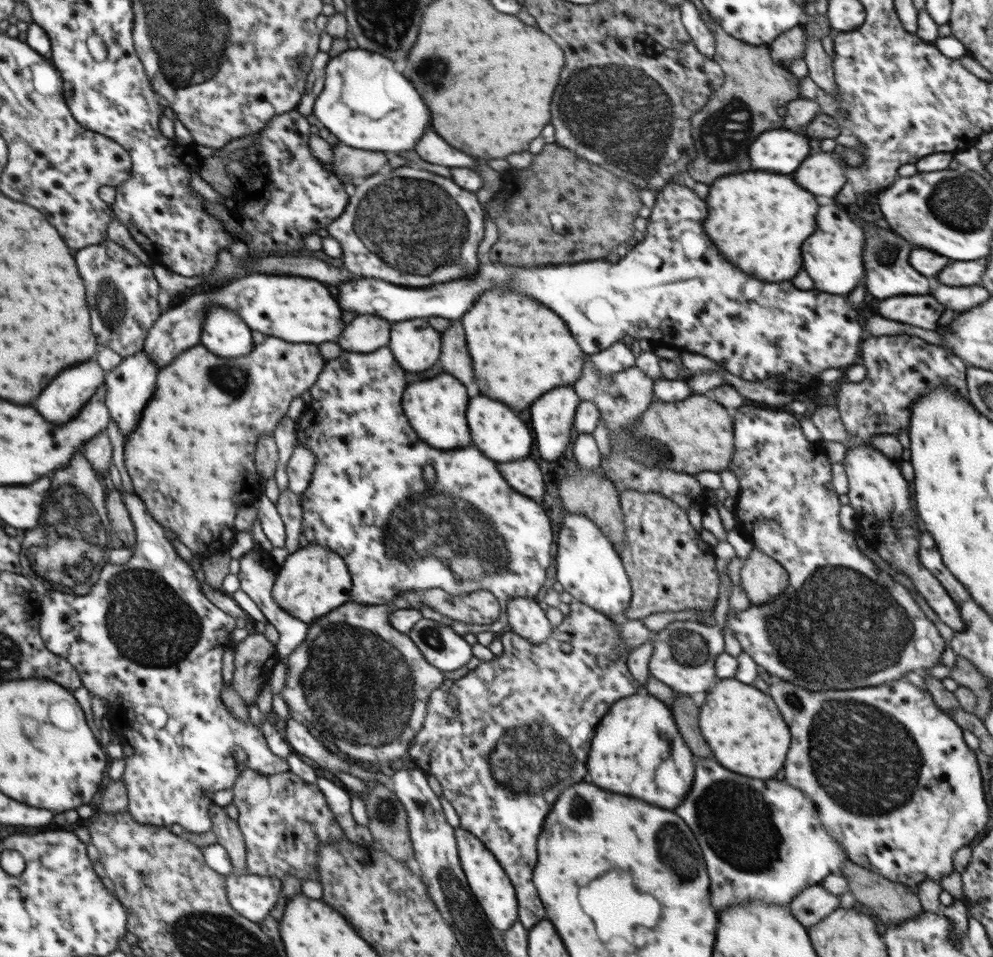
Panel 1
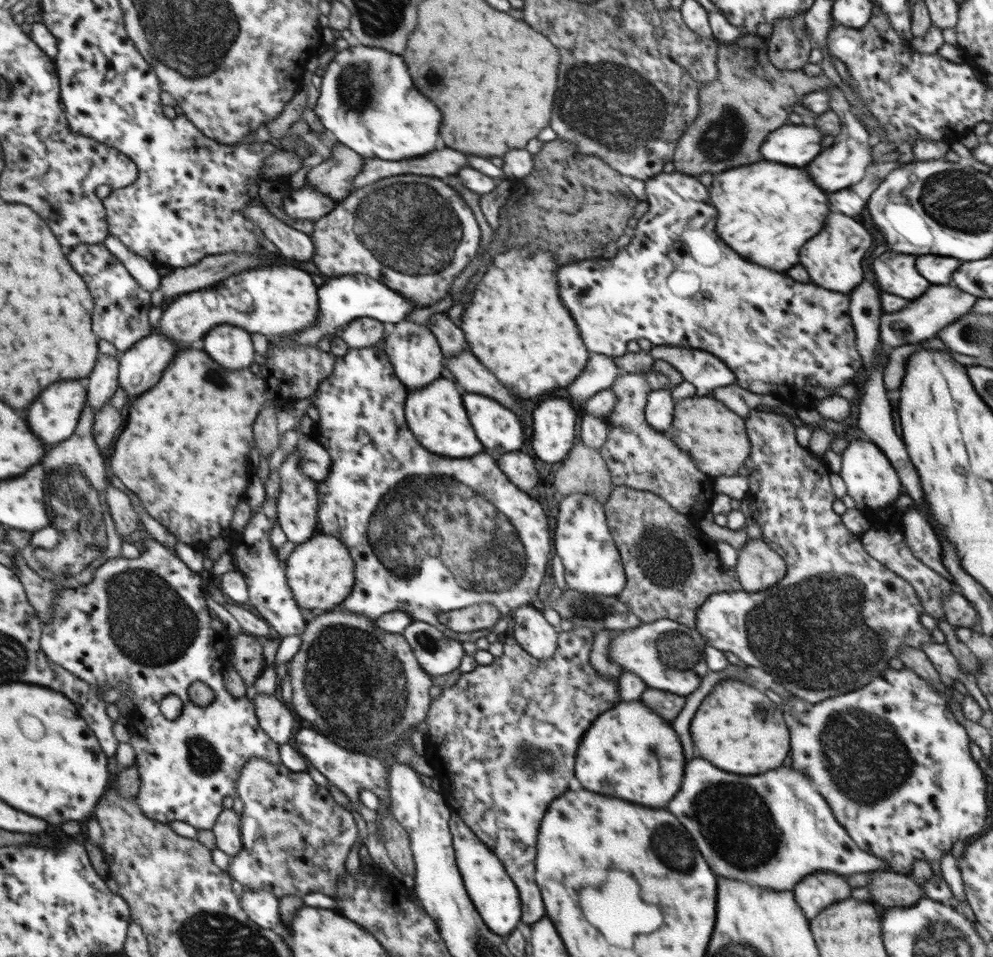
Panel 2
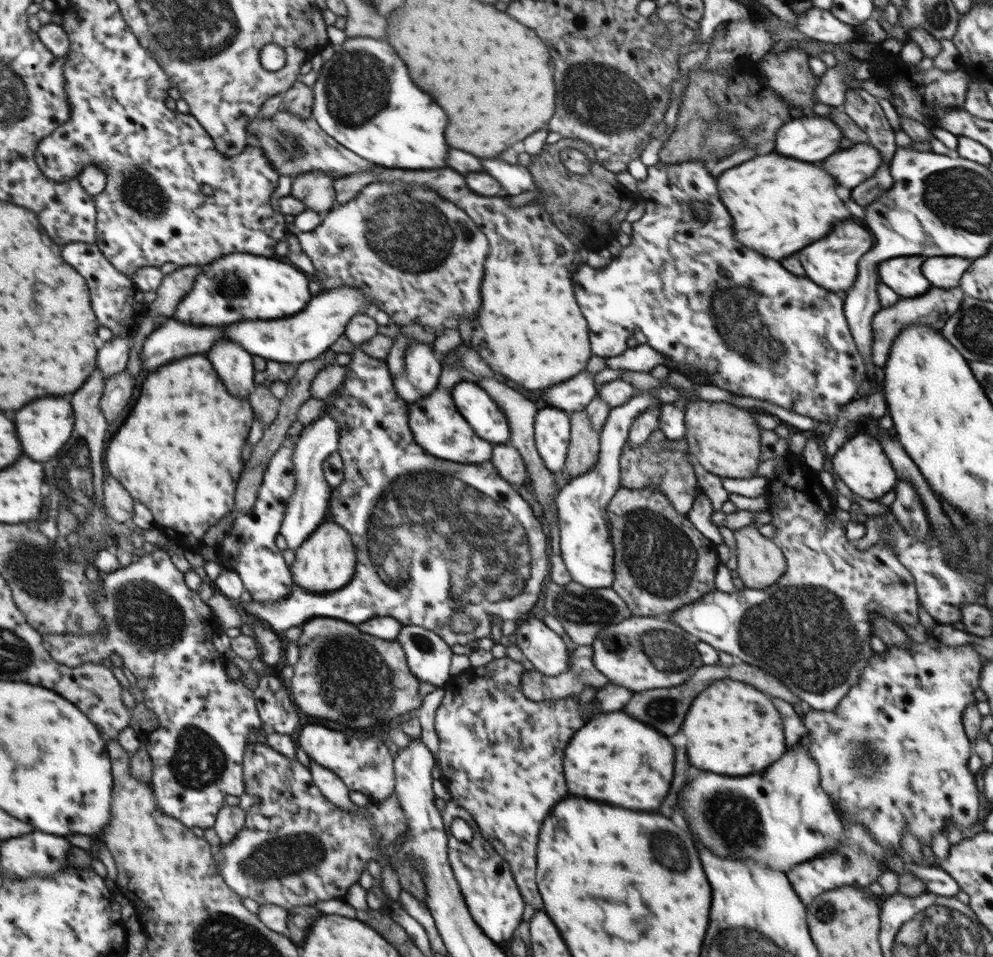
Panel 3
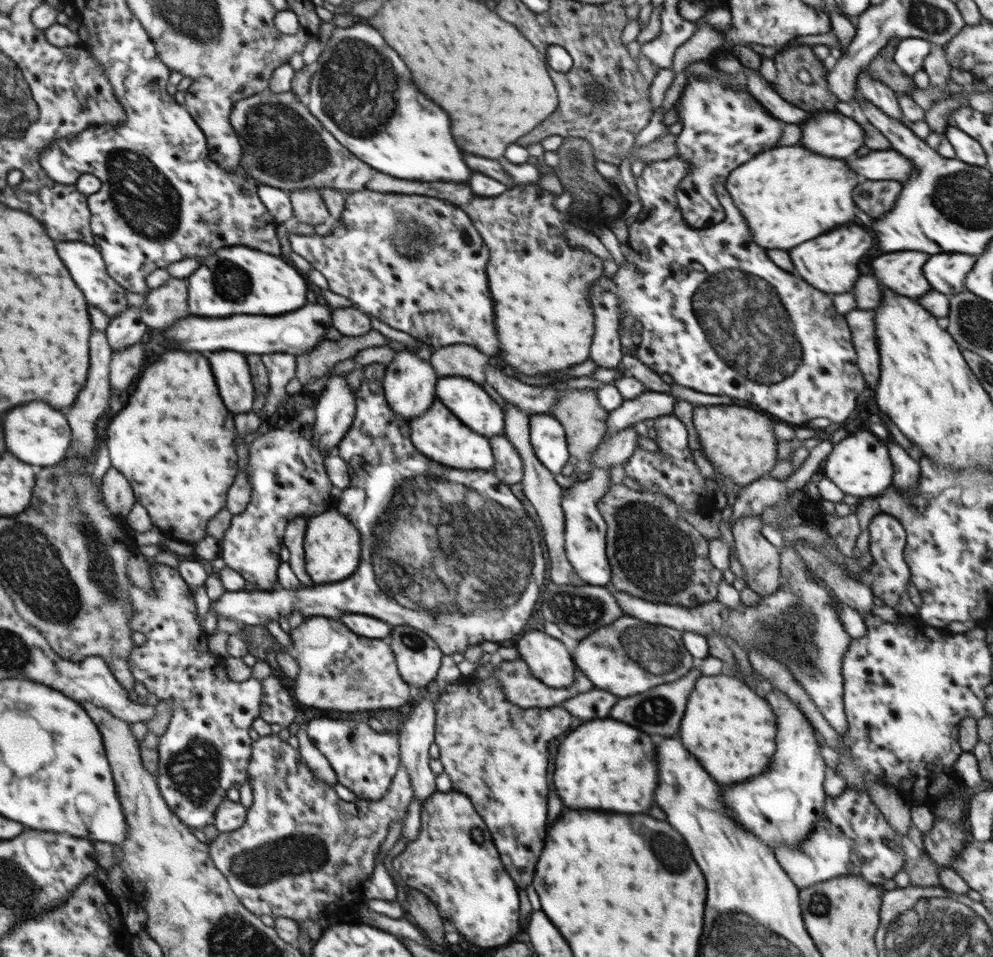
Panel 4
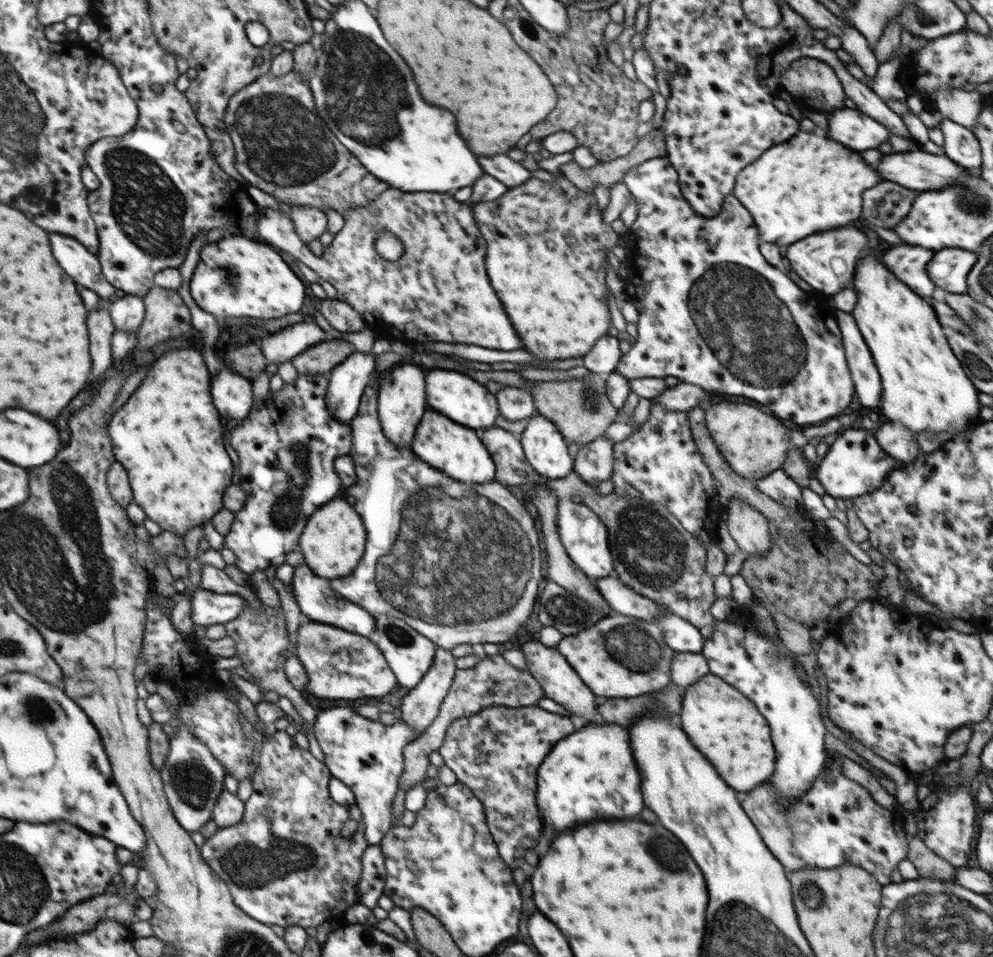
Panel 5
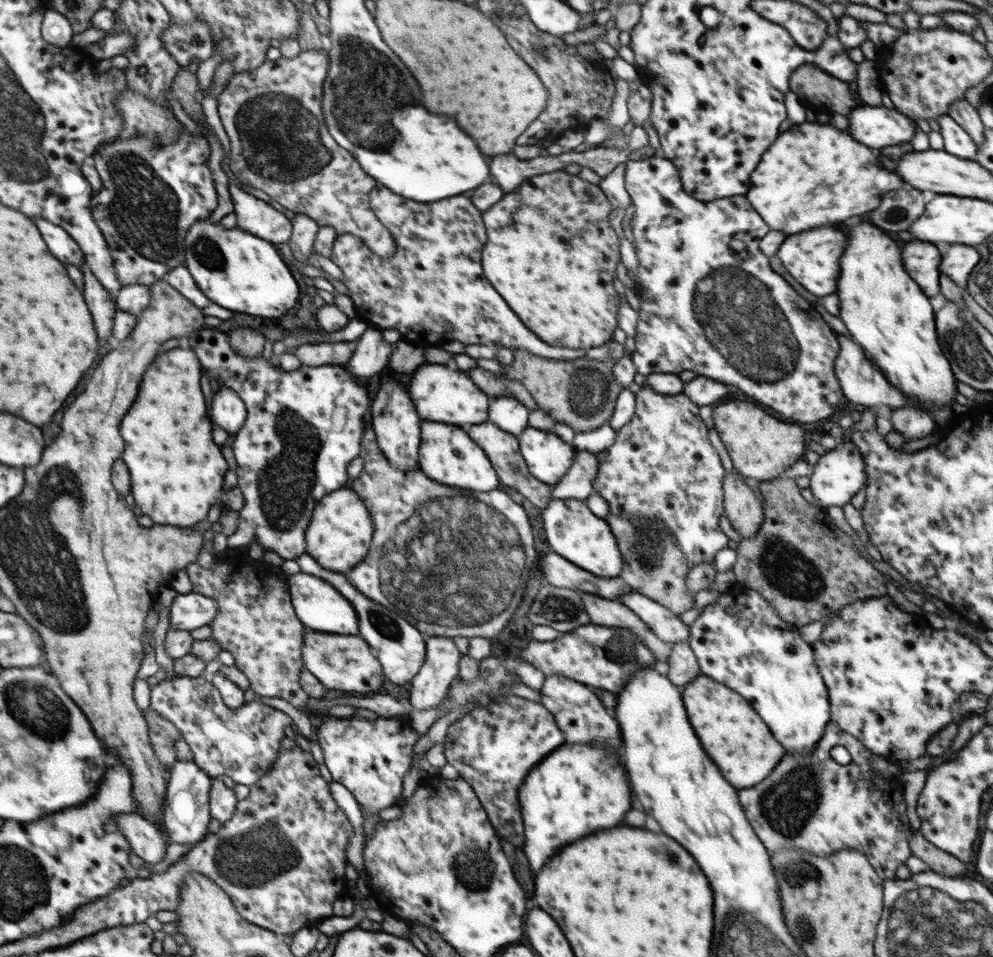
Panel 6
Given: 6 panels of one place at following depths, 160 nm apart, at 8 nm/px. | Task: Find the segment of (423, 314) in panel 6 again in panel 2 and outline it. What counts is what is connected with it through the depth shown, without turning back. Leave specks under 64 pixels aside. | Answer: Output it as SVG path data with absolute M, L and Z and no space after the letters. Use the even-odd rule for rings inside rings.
M404 174L349 192L334 210L316 221L311 236L316 248L312 262L332 278L362 273L385 282L422 308L446 298L454 278L472 264L480 238L476 218L456 190L438 178Z

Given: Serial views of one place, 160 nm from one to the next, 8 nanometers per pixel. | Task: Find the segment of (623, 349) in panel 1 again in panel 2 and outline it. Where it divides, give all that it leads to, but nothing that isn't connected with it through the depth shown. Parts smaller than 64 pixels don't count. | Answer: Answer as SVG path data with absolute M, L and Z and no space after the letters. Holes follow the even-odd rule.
M591 353L584 370L566 389L573 402L588 402L594 394L612 387L616 377L621 374L614 357Z

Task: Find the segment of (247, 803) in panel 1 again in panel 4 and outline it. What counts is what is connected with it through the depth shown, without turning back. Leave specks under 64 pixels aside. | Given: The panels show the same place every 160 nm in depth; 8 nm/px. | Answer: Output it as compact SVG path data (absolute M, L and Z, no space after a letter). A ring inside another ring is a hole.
M268 735L260 737L252 744L252 758L248 762L248 781L253 792L253 805L247 809L247 817L244 824L234 832L219 833L215 840L210 841L210 858L214 860L214 867L226 878L230 884L231 890L236 894L240 904L248 911L252 911L255 915L286 917L299 922L300 920L308 920L314 918L316 914L324 914L327 910L336 910L340 908L344 910L344 906L352 904L352 902L362 902L364 900L363 883L372 877L374 872L375 856L381 844L388 836L389 826L395 820L404 820L408 814L408 807L413 801L413 790L410 784L410 777L405 771L405 766L399 765L399 769L394 775L392 784L389 786L387 793L377 801L364 802L360 798L354 801L346 802L341 799L334 788L326 784L321 778L317 778L310 767L304 762L298 750L294 749L289 743L284 742L278 735Z

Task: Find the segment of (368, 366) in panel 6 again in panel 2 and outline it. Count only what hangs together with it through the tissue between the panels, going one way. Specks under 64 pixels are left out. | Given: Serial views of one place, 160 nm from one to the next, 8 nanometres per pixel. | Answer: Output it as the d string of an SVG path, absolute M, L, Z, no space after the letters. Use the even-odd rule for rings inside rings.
M296 448L294 453L286 458L279 468L281 489L277 498L278 524L287 536L287 540L294 544L306 542L318 533L317 506L319 498L317 497L317 482L301 471L299 467L300 458L302 458L300 451Z

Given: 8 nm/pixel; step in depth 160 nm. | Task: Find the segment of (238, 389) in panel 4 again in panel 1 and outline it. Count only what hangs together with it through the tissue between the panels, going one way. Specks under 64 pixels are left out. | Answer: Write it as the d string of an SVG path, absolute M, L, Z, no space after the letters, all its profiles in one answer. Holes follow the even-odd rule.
M220 305L209 306L200 344L210 346L222 358L246 356L254 346L252 330L246 322L236 312Z

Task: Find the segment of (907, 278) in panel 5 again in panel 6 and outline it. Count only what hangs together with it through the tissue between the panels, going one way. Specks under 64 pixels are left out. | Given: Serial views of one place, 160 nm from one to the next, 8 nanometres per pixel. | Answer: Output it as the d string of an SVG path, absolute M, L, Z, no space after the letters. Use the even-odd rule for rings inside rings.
M910 242L902 248L902 260L906 272L914 278L914 282L922 288L926 296L940 294L938 288L938 266L940 266L940 250L926 242Z

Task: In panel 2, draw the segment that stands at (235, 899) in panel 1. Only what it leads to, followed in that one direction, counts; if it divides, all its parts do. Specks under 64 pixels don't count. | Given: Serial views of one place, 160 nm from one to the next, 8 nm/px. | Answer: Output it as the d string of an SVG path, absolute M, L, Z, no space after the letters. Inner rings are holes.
M244 887L240 900L245 913L263 930L274 930L282 922L278 913L279 899L274 894Z

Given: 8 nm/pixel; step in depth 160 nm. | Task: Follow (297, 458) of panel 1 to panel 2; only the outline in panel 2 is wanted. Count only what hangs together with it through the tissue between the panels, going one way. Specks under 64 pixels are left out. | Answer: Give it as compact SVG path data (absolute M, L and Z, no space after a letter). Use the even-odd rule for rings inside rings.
M301 436L297 444L300 451L301 471L312 480L324 480L332 467L332 459L320 444L310 436Z

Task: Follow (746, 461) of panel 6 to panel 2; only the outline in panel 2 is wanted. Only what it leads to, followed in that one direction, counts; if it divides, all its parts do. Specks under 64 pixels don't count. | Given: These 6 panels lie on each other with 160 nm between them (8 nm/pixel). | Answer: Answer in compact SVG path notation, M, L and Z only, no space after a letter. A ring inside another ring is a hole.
M695 395L677 402L673 409L671 429L665 434L671 437L678 449L690 456L700 472L710 478L735 475L750 458L750 441L744 420L728 410L722 402L707 396Z

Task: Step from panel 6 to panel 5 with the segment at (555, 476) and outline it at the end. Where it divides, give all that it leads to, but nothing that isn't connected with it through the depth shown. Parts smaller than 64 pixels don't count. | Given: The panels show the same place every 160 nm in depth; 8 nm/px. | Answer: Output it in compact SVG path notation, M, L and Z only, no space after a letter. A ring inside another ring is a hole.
M533 415L519 437L526 461L540 476L556 480L572 472L568 443L550 420Z

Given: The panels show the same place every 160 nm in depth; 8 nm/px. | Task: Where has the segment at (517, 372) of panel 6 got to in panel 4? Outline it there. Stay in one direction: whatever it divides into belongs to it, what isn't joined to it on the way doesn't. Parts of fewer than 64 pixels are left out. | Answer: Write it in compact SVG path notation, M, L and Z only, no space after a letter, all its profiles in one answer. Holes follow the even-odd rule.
M568 390L556 401L549 414L558 420L564 428L569 454L579 460L590 461L592 453L598 445L605 440L608 432L608 418L610 411L598 405L596 390Z

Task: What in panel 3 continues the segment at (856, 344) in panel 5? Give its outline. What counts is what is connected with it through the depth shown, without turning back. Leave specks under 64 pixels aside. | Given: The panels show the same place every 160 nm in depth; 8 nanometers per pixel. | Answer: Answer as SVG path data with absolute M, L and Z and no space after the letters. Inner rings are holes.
M932 288L928 290L924 296L920 298L908 298L908 300L900 300L894 306L881 308L872 319L873 344L871 345L871 355L875 366L884 367L888 360L888 355L893 345L894 339L902 332L903 328L909 324L921 324L922 326L930 326L940 330L946 321L960 308L964 300L964 294L958 288L952 290L940 290L940 288Z

